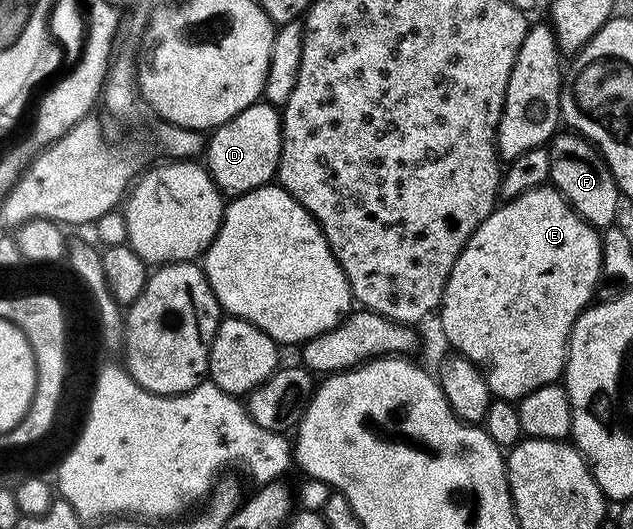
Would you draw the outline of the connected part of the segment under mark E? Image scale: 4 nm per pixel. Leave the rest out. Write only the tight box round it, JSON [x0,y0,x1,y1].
[437,184,601,402]

